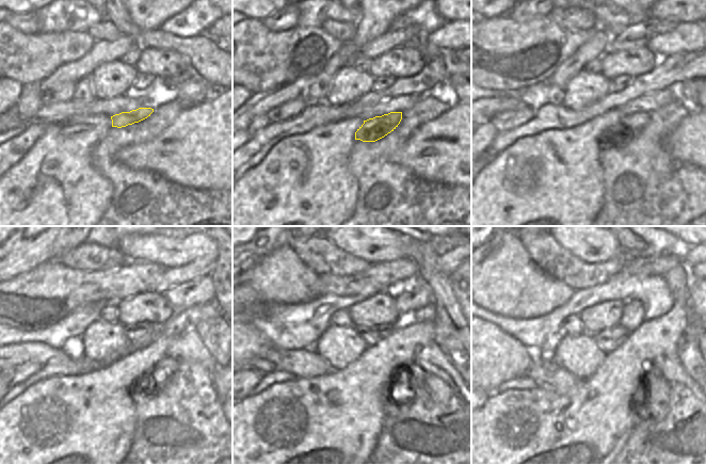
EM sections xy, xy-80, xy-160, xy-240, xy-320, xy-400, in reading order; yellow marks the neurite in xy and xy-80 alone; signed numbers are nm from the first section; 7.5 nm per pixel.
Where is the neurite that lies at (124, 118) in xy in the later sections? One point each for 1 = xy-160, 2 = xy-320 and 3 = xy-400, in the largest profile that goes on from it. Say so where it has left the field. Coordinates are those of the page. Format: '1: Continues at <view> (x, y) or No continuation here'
1: Continues at xy-160 (622, 132)
2: Continues at xy-320 (413, 374)
3: Continues at xy-400 (658, 410).

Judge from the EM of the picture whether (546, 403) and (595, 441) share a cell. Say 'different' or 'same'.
same

